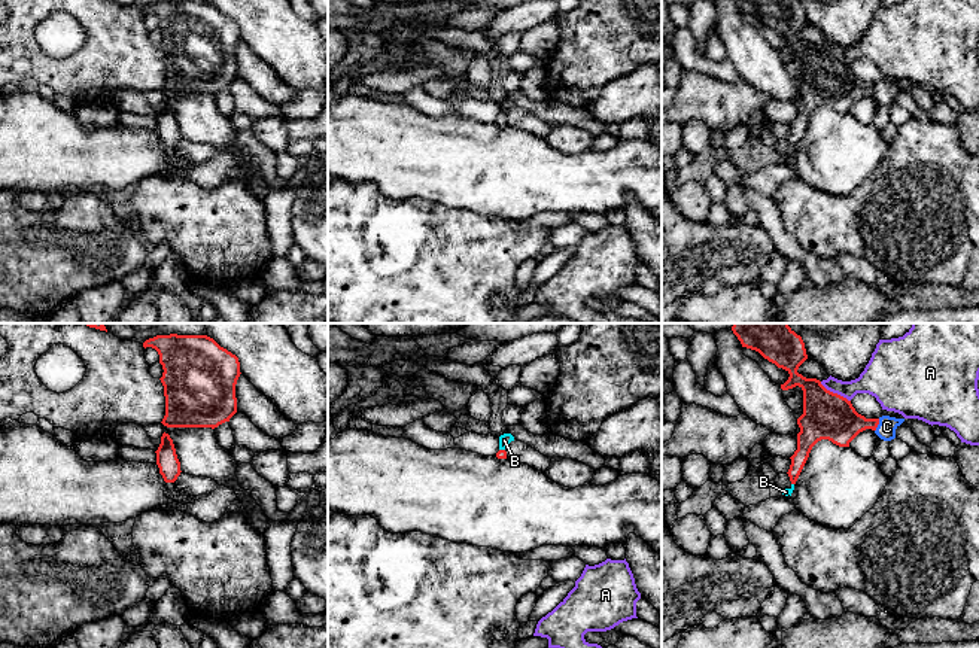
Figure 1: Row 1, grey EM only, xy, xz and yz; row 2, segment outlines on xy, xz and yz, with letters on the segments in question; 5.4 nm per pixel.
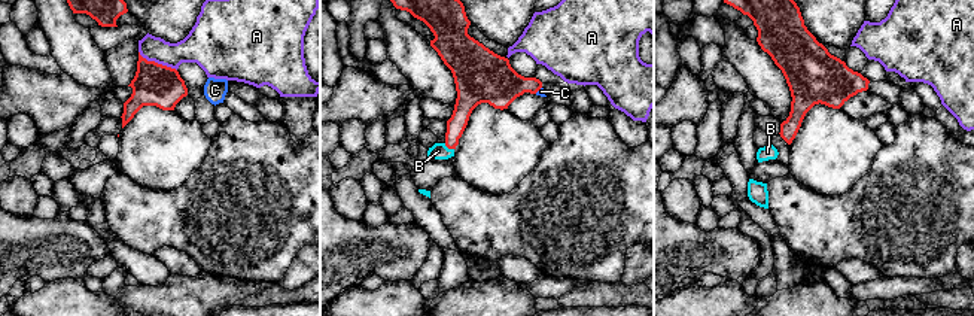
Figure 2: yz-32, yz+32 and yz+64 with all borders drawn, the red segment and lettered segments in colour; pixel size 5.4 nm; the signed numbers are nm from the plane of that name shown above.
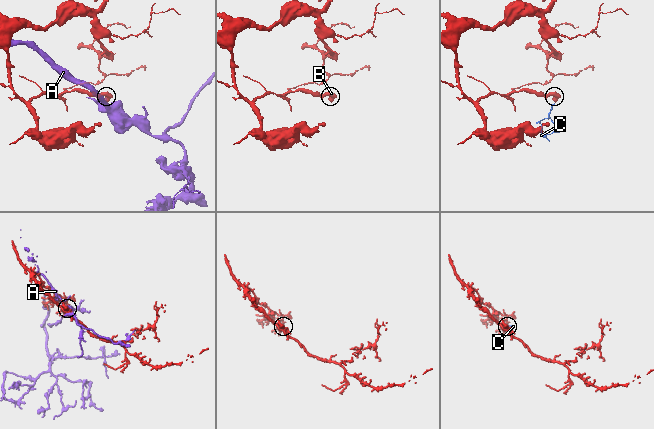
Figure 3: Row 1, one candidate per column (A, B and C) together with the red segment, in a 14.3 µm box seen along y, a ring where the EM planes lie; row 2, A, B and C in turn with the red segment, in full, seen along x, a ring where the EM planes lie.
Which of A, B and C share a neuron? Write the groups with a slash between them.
A / B C

